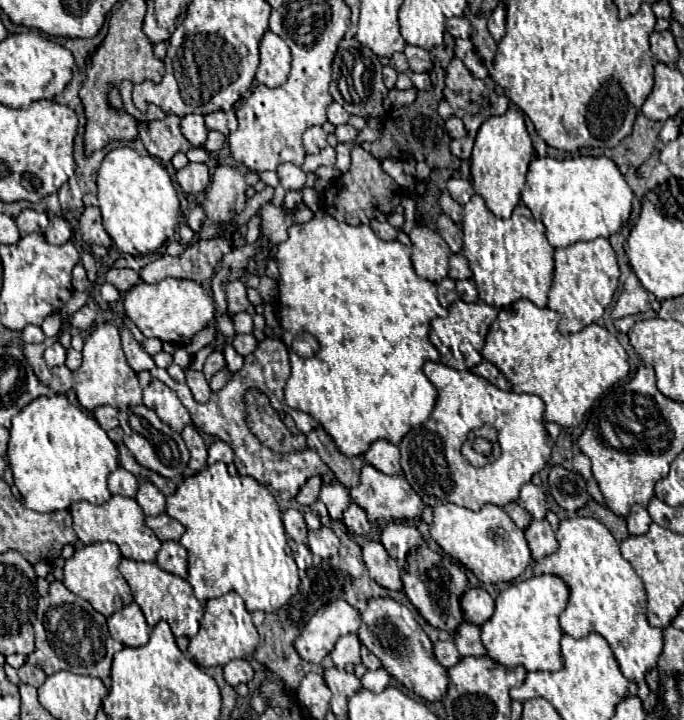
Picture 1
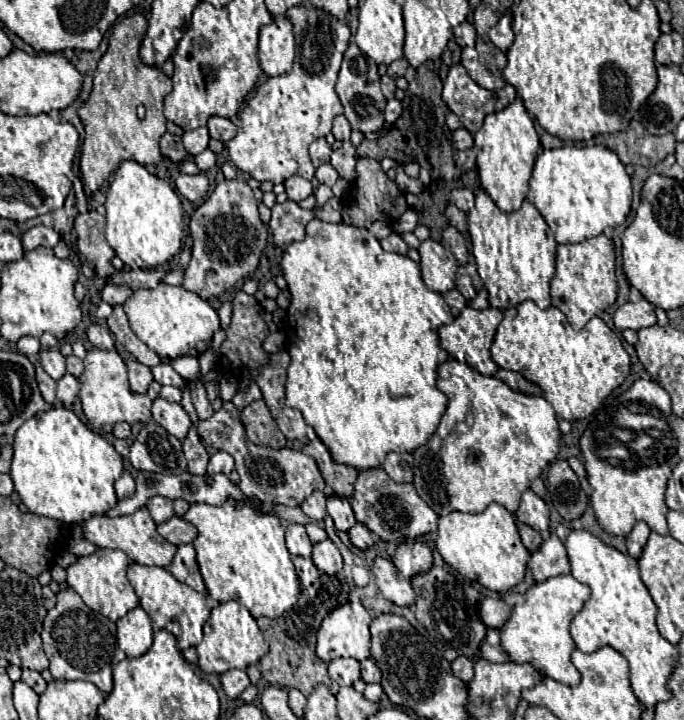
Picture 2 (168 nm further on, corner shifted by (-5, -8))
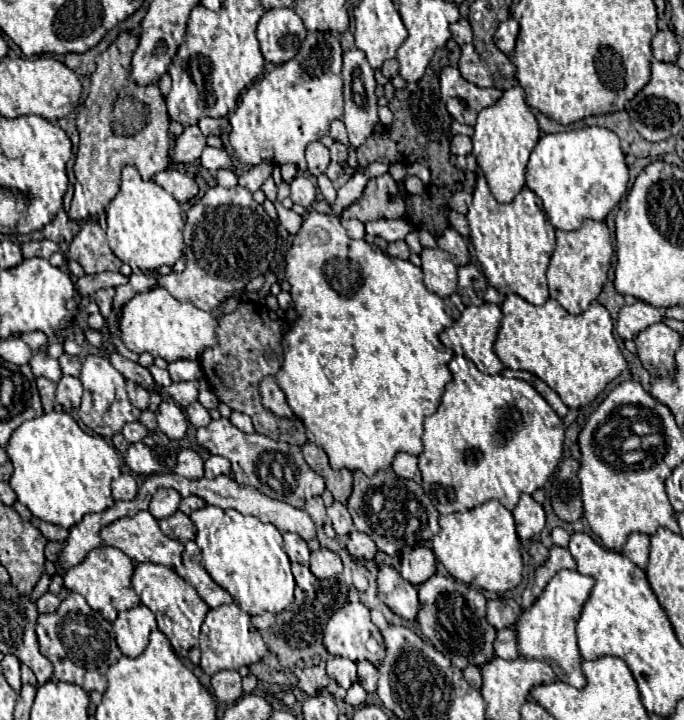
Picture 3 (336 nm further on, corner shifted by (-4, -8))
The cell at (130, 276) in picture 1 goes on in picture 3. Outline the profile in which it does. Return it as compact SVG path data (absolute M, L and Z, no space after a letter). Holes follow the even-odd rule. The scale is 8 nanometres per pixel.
M102 288L102 290L98 290L94 294L94 300L100 306L100 312L102 312L104 318L108 318L108 314L112 310L112 298L114 298L114 294L116 294L114 288Z

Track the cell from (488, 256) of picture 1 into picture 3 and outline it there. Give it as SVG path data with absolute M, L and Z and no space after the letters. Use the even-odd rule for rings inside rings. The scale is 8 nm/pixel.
M478 176L472 212L466 214L466 218L470 224L470 240L476 248L476 258L488 284L496 288L502 296L518 294L530 304L544 304L548 300L546 268L550 264L556 240L554 228L544 214L538 196L532 190L524 188L514 198L514 202L500 204L490 194L484 176Z

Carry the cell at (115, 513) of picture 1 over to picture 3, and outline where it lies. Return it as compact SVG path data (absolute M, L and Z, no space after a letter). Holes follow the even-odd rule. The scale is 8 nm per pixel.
M142 510L132 518L120 518L120 520L112 522L110 526L100 530L100 538L102 538L104 546L120 548L126 556L130 556L136 562L152 562L152 564L162 564L168 568L174 566L174 560L180 558L180 554L184 550L184 546L178 540L170 540L160 532L158 520L148 510Z

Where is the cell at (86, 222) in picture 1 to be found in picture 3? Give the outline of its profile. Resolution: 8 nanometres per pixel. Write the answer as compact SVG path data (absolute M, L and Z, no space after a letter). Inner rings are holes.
M84 220L80 232L74 236L70 244L70 258L78 260L86 274L98 272L118 272L122 262L114 256L110 246L106 244L106 234L96 220Z

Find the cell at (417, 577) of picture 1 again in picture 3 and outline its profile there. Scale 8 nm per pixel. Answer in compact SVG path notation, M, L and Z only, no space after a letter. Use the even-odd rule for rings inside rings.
M434 574L418 586L418 594L420 612L416 622L420 624L422 634L434 644L436 650L444 652L444 656L448 656L456 668L464 668L468 664L482 666L494 658L496 628L486 620L486 598L482 592L454 578Z

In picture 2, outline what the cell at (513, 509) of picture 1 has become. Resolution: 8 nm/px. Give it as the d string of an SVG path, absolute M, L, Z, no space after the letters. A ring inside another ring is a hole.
M517 524L517 526L519 526L519 534L521 534L521 540L523 540L525 548L527 548L529 552L535 552L535 550L541 546L541 542L543 542L541 534L535 532L533 528L525 526L525 524Z

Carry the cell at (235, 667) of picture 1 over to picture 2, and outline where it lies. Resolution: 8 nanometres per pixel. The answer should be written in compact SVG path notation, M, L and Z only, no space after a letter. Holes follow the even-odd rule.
M227 670L221 674L221 686L225 690L225 694L233 700L237 696L241 696L241 692L249 686L249 678L243 670Z

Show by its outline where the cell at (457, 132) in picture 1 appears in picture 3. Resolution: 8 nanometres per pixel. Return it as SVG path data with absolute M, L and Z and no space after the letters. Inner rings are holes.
M454 136L452 138L452 154L466 156L472 152L472 142L468 136Z

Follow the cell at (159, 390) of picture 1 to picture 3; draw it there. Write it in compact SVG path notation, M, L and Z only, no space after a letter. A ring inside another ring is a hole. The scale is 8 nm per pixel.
M162 402L158 408L158 428L172 440L180 440L186 434L186 426L188 420L182 412L182 408L178 408L174 402Z

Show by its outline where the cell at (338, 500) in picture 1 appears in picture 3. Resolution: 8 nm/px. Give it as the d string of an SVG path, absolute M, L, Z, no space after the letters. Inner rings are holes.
M332 502L332 506L328 508L328 516L330 516L338 536L346 536L346 534L350 534L354 530L350 512L348 512L348 508L342 502Z

